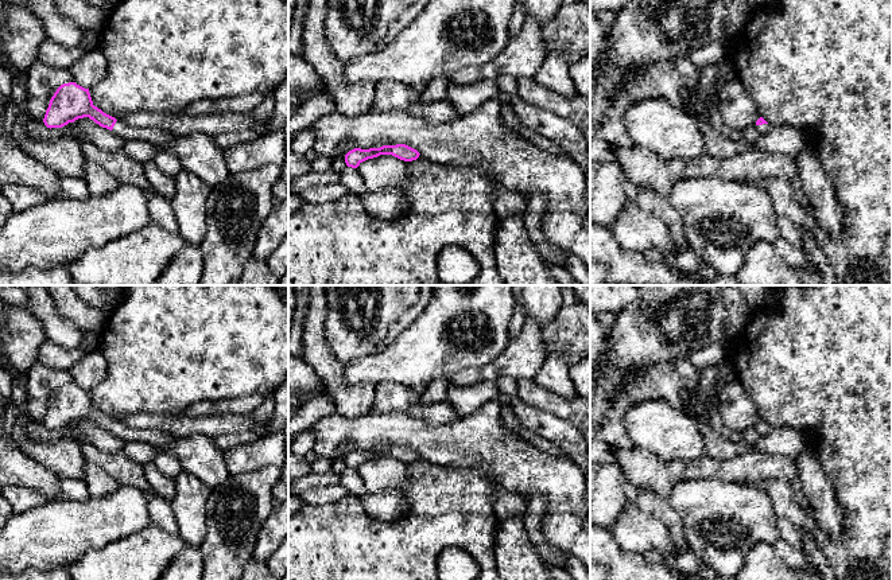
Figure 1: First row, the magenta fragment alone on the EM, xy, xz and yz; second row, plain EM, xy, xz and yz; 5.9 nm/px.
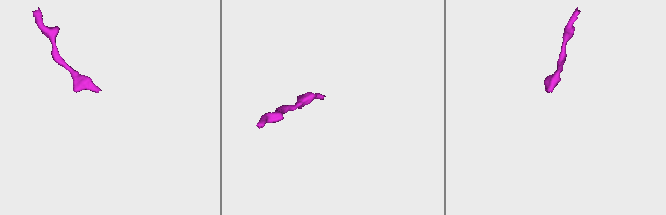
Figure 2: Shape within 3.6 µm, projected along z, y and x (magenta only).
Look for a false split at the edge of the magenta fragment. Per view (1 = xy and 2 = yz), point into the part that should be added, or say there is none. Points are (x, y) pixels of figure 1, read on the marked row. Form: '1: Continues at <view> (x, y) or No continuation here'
1: Continues at xy (158, 137)
2: Continues at yz (764, 128)

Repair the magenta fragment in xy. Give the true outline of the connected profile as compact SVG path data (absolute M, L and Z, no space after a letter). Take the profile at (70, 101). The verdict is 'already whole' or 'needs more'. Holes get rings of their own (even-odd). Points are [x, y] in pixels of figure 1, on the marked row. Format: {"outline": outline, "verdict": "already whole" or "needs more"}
{"outline": "M75 82L61 85L50 100L43 122L47 128L62 128L78 118L89 117L102 128L112 131L125 141L141 140L164 149L174 136L156 128L133 128L104 113L93 105L89 89Z", "verdict": "needs more"}

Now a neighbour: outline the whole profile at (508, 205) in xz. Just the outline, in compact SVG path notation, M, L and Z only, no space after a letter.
M503 186L496 188L495 210L500 221L508 218L521 219L528 207L528 201L517 192L512 192Z

